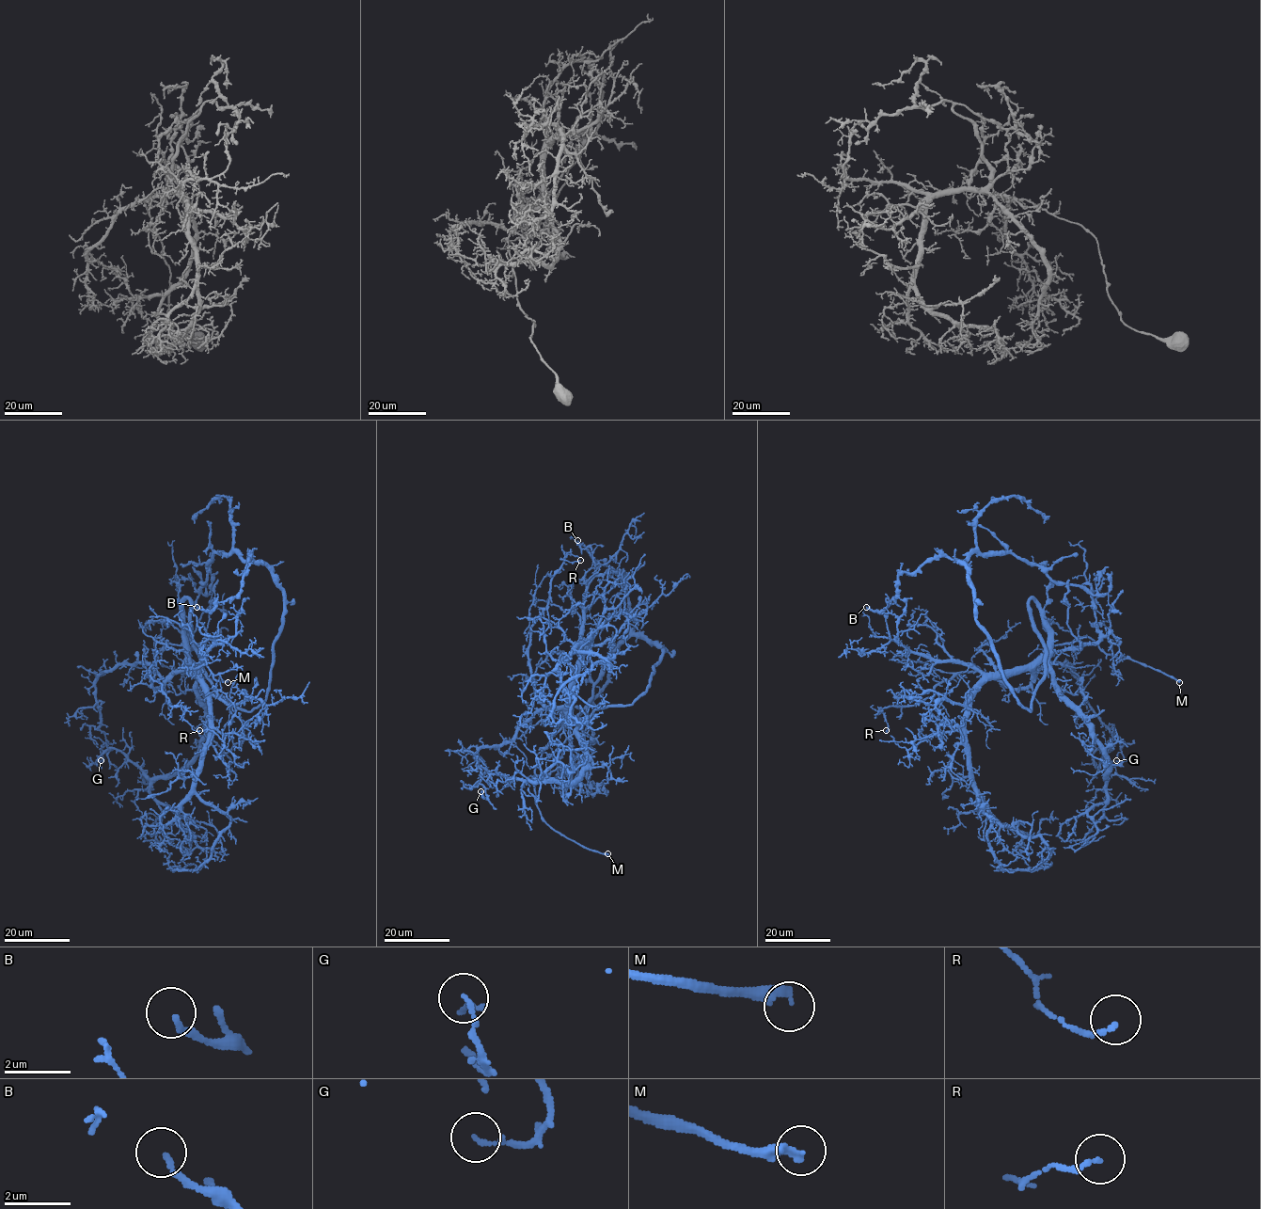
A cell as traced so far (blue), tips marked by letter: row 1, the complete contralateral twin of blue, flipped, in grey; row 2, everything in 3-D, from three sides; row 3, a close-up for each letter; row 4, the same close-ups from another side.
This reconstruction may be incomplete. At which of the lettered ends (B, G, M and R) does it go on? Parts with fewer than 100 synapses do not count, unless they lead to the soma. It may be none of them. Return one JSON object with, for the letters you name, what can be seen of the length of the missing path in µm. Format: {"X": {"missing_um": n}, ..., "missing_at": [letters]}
{"M": {"missing_um": 60}, "missing_at": ["M"]}

